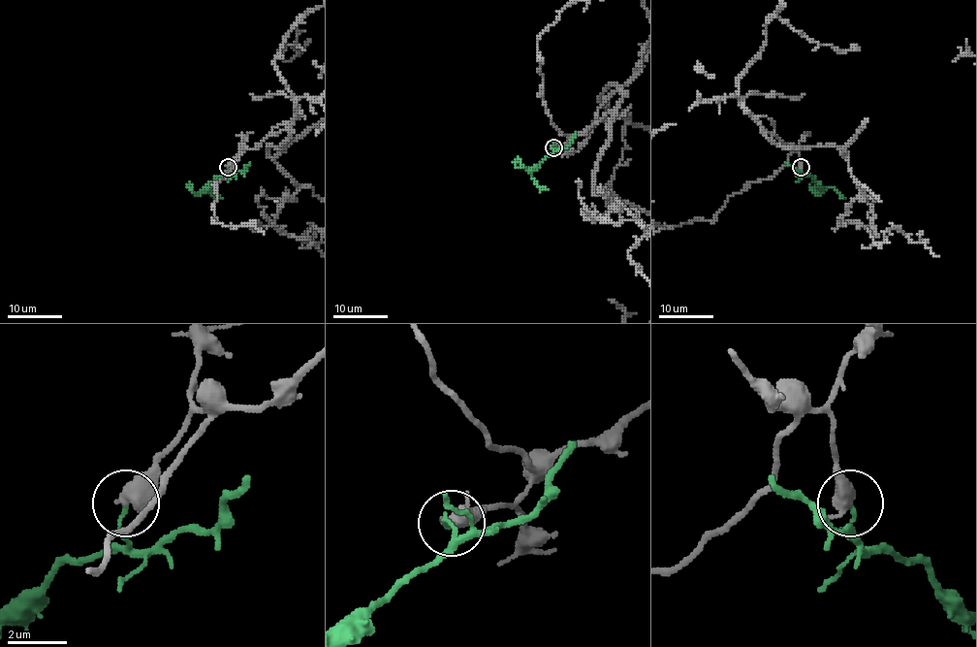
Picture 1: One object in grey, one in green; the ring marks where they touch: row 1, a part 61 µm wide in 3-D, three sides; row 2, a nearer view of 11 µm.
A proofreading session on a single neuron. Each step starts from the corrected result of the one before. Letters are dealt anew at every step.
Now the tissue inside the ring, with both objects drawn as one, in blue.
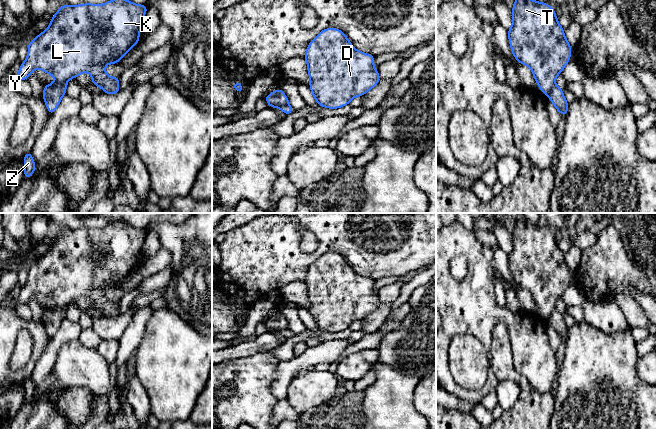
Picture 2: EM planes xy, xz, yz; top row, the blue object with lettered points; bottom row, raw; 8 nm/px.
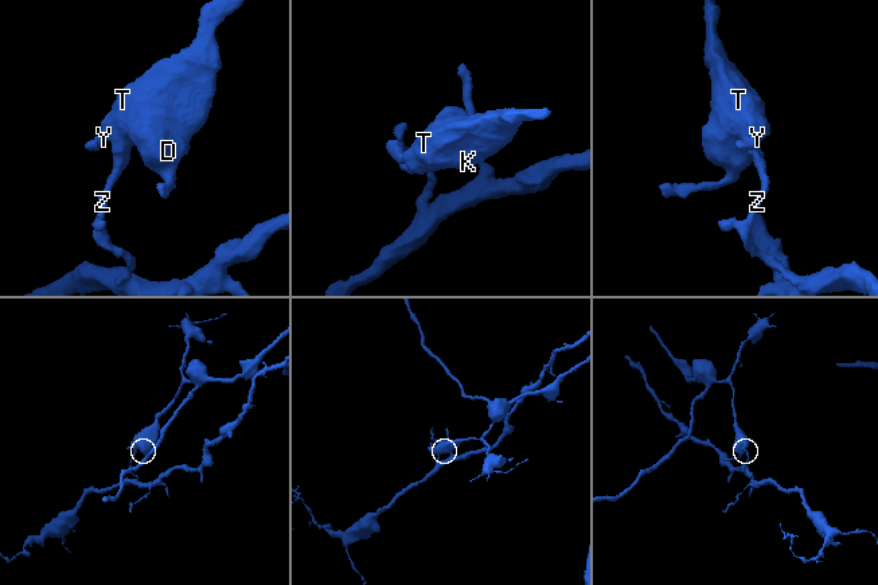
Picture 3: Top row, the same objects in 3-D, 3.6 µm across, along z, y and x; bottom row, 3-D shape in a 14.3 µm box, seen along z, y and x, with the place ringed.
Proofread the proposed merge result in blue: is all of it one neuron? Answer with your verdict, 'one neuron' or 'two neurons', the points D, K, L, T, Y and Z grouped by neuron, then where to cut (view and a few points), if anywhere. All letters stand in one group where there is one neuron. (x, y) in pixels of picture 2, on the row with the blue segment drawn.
two neurons; groups D K L T Y / Z; cut xy (66, 81), (58, 85), (45, 87)

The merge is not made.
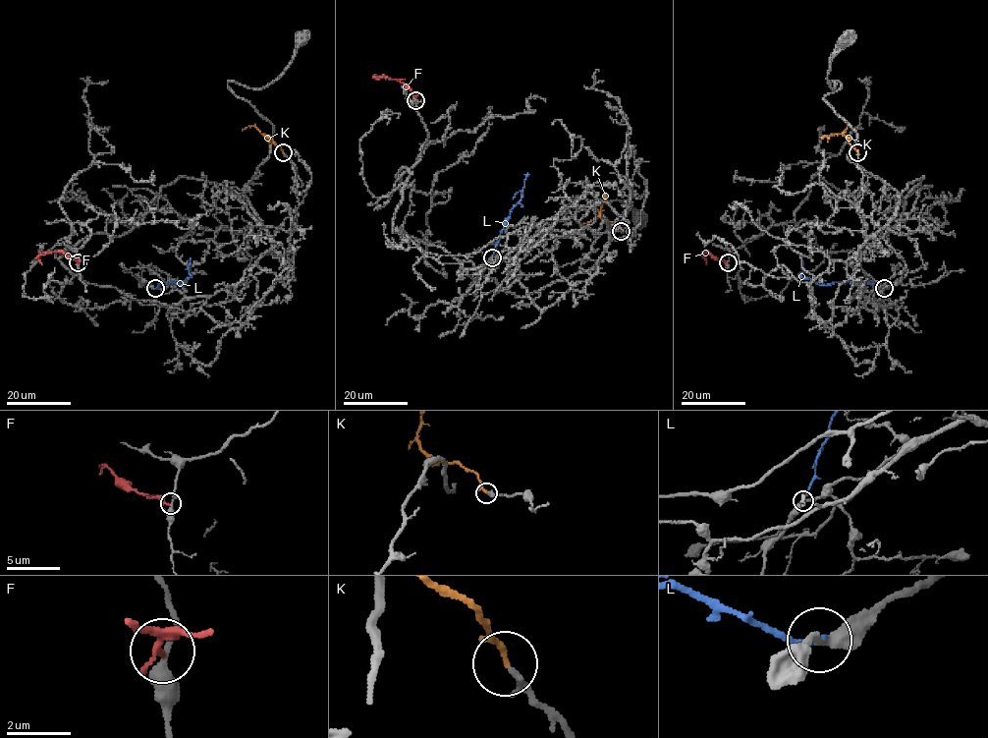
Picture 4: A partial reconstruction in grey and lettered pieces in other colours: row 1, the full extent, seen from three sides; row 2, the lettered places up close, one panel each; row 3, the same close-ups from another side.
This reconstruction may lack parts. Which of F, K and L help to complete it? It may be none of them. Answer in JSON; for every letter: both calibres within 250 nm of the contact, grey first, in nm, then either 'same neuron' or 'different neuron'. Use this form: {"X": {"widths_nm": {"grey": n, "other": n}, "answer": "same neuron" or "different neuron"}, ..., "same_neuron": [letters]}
{"F": {"widths_nm": {"grey": 240, "other": 120}, "answer": "different neuron"}, "K": {"widths_nm": {"grey": 240, "other": 120}, "answer": "same neuron"}, "L": {"widths_nm": {"grey": 280, "other": 180}, "answer": "different neuron"}, "same_neuron": ["K"]}

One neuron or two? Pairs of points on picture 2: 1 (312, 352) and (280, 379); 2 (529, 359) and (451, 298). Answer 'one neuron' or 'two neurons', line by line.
1: one neuron
2: one neuron

